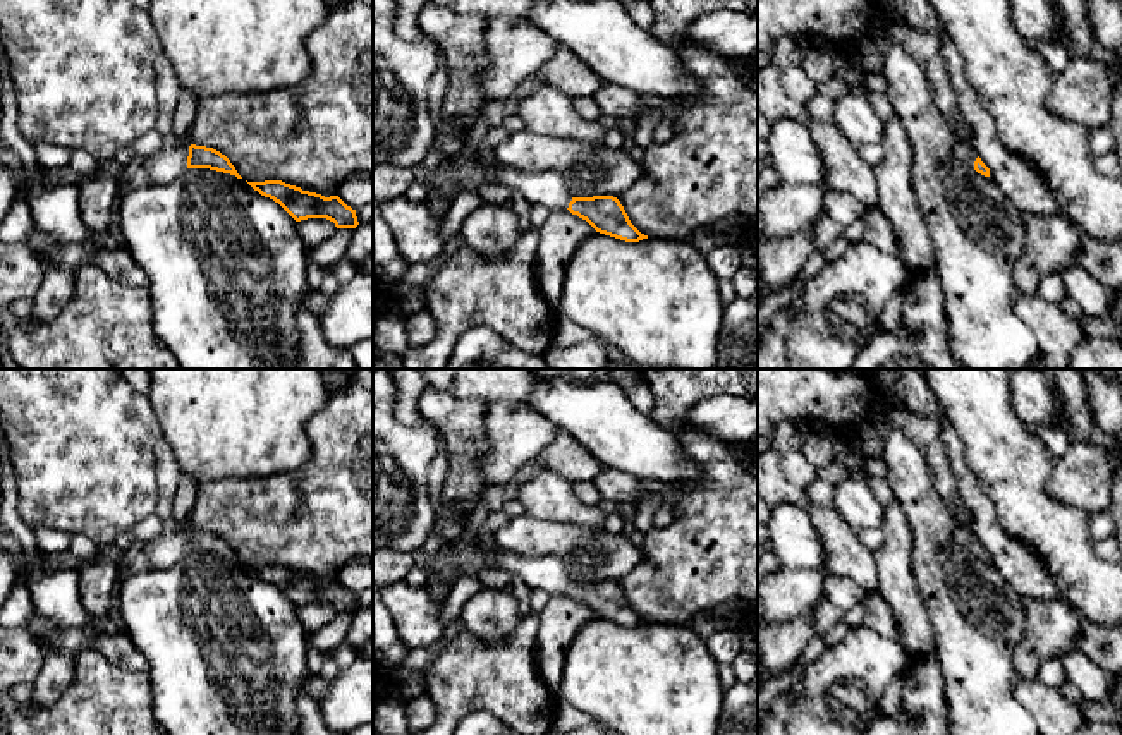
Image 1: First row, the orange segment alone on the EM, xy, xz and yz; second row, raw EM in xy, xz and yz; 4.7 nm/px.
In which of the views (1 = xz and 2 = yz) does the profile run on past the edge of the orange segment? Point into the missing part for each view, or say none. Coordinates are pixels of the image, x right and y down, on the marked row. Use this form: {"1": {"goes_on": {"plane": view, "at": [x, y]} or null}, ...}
{"1": {"goes_on": {"plane": "xz", "at": [548, 189]}}, "2": {"goes_on": {"plane": "yz", "at": [964, 151]}}}

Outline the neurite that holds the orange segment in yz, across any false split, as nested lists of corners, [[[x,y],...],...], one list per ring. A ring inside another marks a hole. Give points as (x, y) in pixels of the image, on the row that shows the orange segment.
[[[955,141],[952,151],[962,163],[969,165],[978,173],[990,177],[990,168],[981,161],[971,143]]]

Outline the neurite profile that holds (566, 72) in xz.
[[[558,45],[553,57],[538,70],[541,86],[569,98],[593,98],[603,81],[567,46]]]

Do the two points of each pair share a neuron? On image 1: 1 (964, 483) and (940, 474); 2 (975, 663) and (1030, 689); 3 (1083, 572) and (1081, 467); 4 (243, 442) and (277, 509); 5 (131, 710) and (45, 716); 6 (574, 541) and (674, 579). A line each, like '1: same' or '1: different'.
1: different
2: different
3: different
4: different
5: same
6: different

